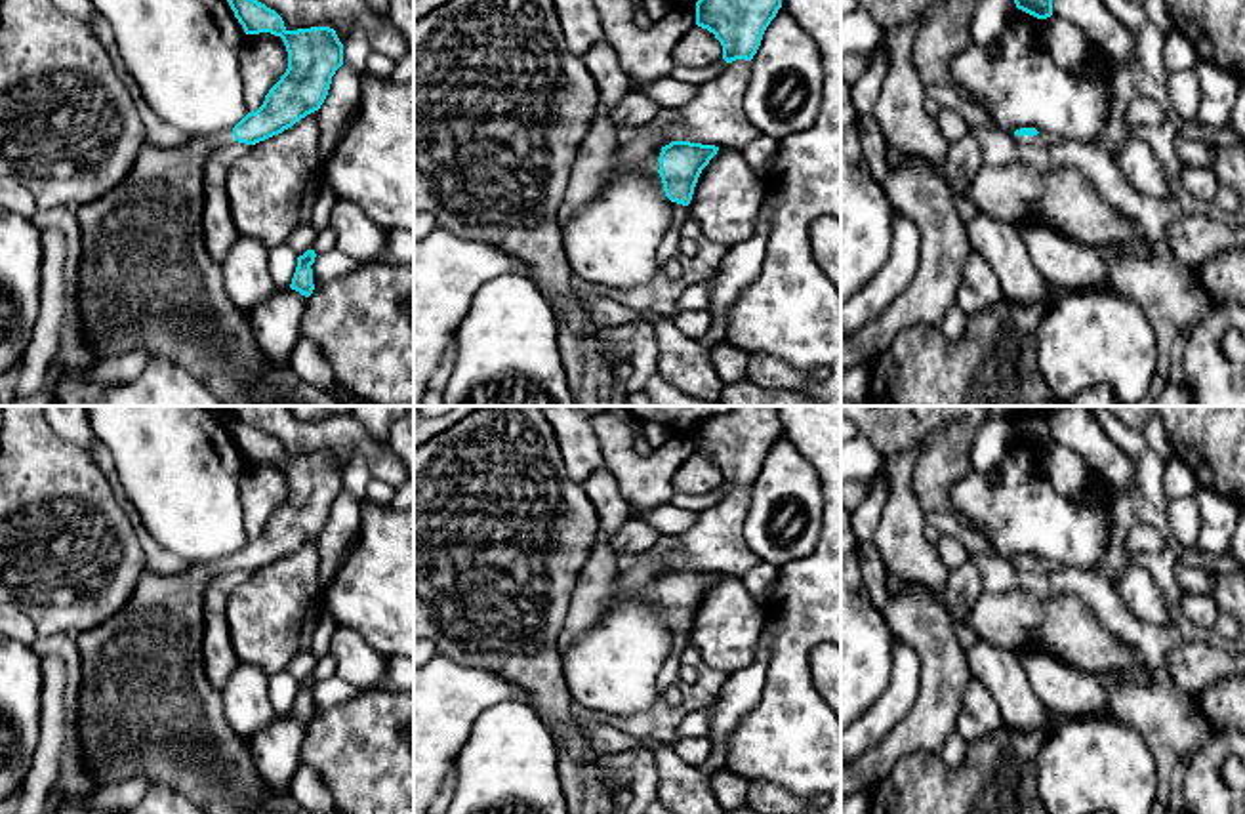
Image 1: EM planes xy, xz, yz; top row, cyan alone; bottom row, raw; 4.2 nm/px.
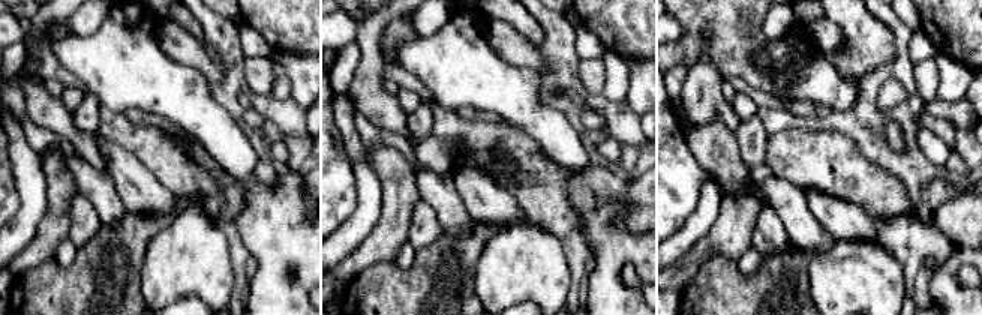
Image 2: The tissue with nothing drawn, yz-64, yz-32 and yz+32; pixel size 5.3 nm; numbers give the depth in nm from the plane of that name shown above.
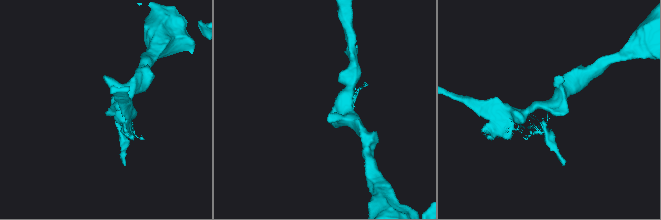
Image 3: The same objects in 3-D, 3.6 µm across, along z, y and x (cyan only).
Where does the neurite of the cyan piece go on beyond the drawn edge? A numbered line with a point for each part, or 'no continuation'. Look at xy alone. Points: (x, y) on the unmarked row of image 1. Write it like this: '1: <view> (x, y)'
1: xy (145, 708)

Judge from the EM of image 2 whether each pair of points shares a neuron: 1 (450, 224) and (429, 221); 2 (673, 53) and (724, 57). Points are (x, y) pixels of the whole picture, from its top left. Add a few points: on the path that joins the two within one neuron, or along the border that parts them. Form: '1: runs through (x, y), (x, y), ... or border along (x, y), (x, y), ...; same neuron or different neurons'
1: border along (422, 198), (434, 210), (443, 230); different neurons
2: runs through (685, 51), (688, 48), (712, 48); same neuron

